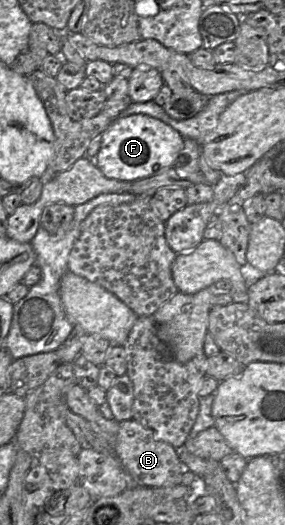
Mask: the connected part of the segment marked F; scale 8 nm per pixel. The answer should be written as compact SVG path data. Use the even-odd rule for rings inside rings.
M133 114L130 116L126 117L118 117L115 120L112 121L112 123L109 125L109 127L103 132L102 134L102 141L101 141L101 147L96 155L95 158L89 158L89 159L94 159L94 165L96 165L99 170L107 177L107 178L113 178L117 180L123 180L123 181L134 181L138 179L143 179L147 178L150 176L153 176L155 174L161 173L165 171L165 169L171 168L174 166L174 163L179 156L181 150L183 149L184 146L184 137L181 136L181 134L169 126L168 124L162 122L159 119L153 118L151 116L145 115L145 114Z

